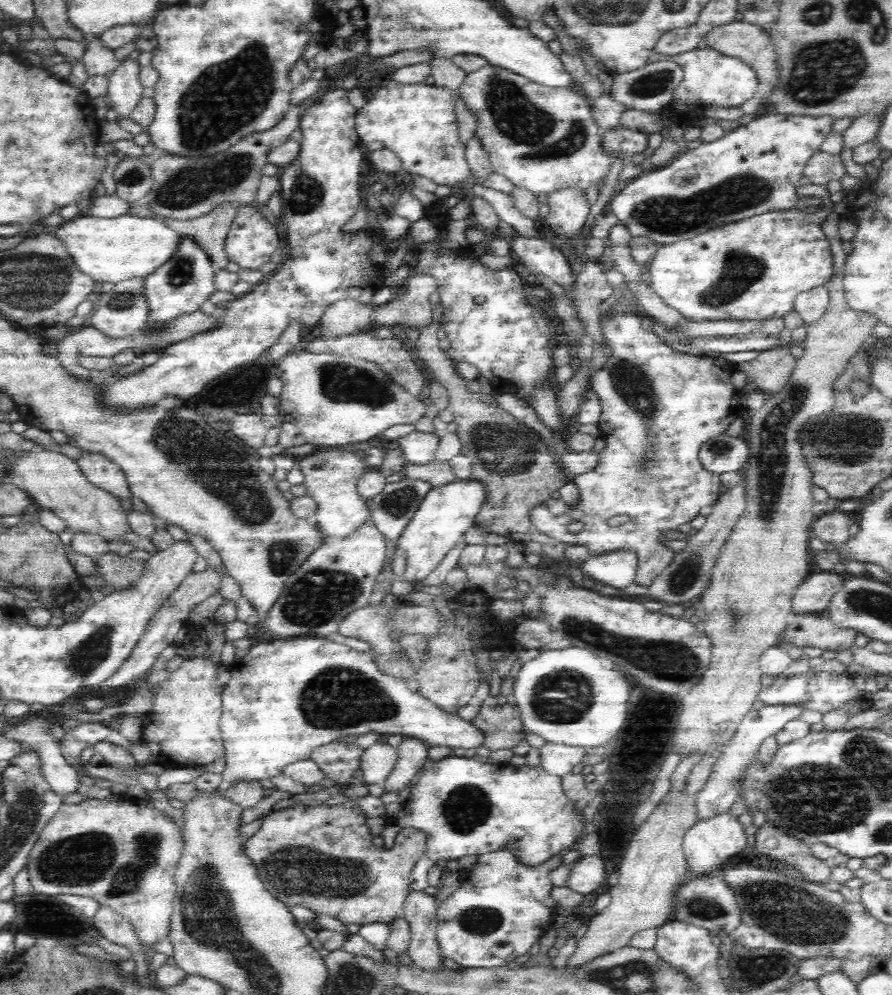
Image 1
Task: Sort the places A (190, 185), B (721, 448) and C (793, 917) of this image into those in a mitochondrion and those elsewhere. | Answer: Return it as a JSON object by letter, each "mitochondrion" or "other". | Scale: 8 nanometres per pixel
{"A":"mitochondrion","B":"mitochondrion","C":"mitochondrion"}

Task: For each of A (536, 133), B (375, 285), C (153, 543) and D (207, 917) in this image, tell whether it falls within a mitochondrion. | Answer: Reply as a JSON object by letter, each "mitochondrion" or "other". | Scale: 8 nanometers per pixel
{"A":"mitochondrion","B":"other","C":"other","D":"mitochondrion"}

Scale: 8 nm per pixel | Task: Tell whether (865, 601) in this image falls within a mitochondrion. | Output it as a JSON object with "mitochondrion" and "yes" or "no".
{"mitochondrion":"yes"}

